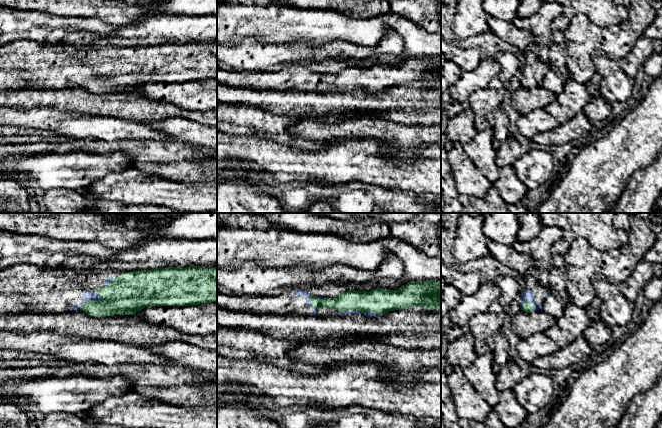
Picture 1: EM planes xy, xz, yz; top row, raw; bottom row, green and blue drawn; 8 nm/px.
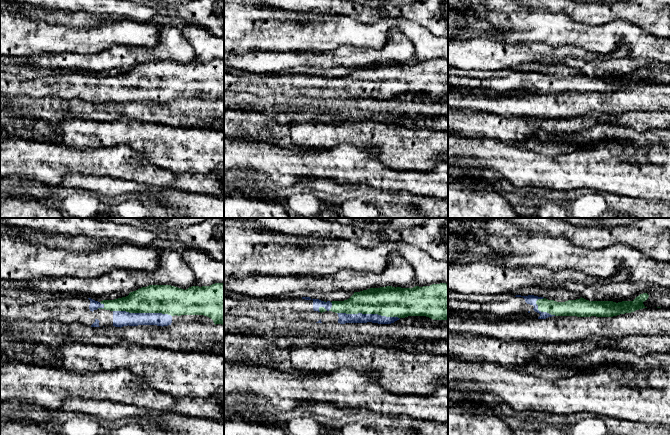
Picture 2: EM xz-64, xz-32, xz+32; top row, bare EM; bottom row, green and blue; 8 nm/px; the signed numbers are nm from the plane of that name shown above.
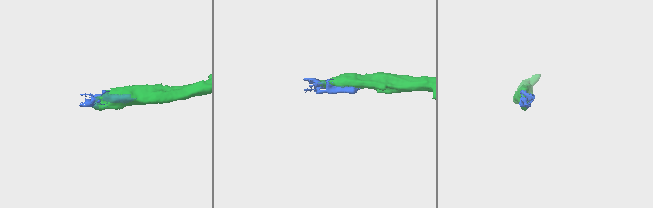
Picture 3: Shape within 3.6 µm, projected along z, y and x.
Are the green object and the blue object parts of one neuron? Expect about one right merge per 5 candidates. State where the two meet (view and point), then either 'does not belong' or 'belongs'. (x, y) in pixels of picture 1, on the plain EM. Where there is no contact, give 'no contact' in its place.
xz (360, 87) | belongs

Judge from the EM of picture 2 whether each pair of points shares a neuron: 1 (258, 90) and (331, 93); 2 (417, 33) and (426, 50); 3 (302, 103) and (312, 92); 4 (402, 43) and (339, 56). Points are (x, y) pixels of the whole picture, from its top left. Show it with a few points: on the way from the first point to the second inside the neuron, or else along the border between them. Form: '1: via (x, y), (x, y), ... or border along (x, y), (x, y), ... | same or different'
1: via (276, 86), (313, 86) | same
2: via (420, 37), (426, 43), (426, 46) | same
3: border along (315, 98), (291, 97), (288, 99) | different
4: via (386, 54), (380, 56), (355, 56) | same

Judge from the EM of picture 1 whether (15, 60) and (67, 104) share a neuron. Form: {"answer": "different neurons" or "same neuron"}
{"answer": "different neurons"}

